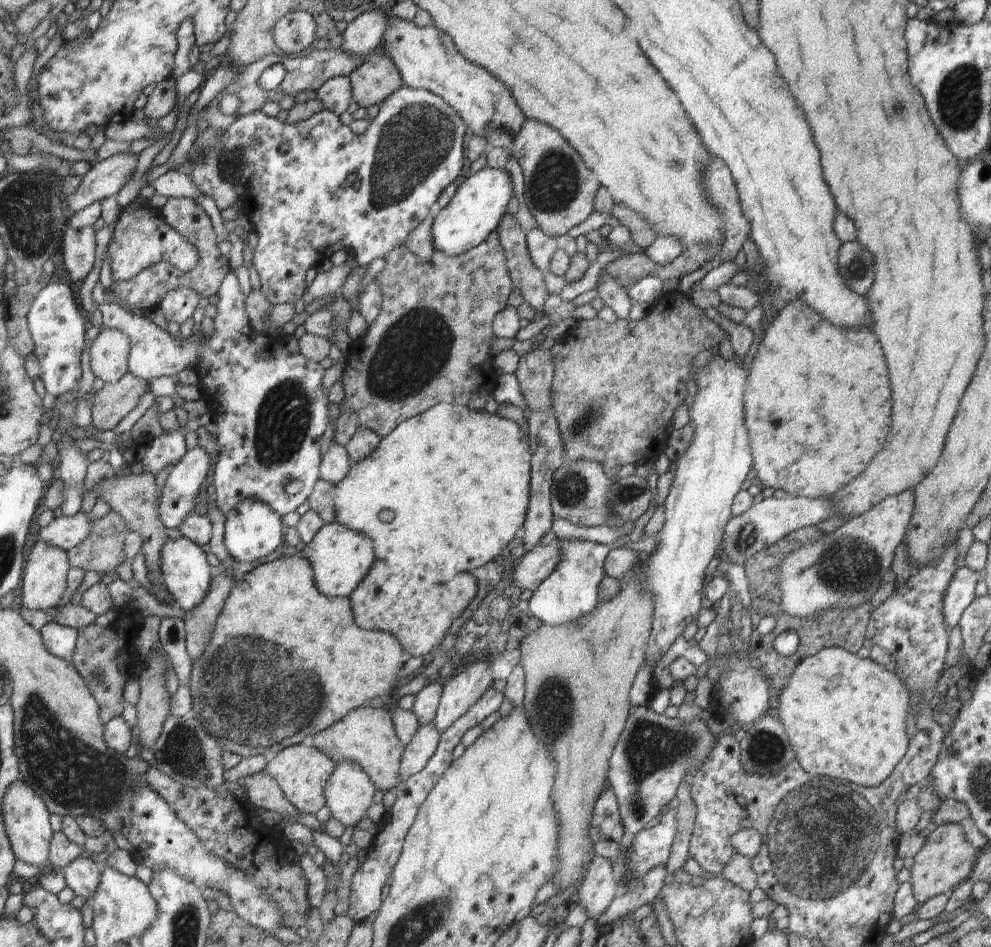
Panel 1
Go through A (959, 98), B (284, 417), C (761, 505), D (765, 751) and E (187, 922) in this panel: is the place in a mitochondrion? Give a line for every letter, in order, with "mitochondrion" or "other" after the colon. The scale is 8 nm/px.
A: mitochondrion
B: mitochondrion
C: other
D: mitochondrion
E: mitochondrion

